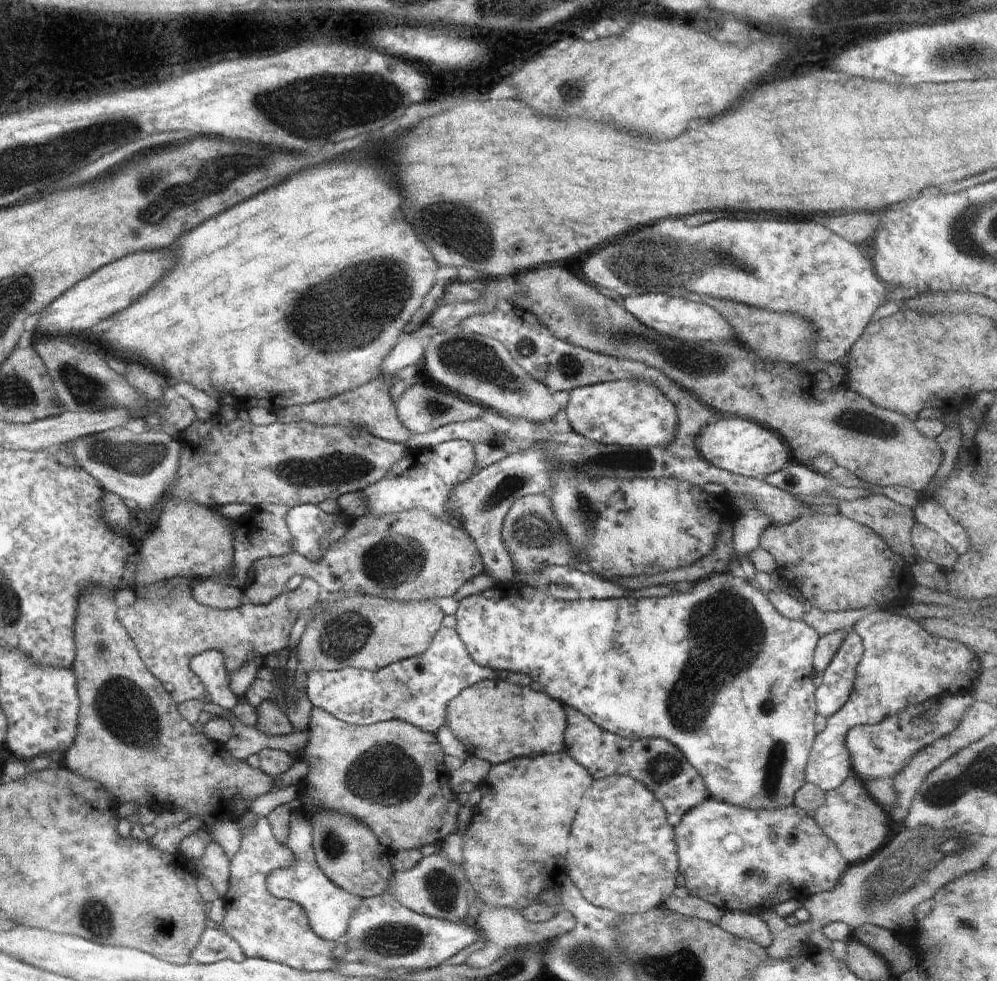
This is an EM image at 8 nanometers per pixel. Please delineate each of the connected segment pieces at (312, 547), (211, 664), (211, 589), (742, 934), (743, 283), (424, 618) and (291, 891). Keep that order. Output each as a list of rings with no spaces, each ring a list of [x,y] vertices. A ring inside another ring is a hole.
[[[295,505],[286,513],[285,521],[293,536],[293,549],[312,562],[318,562],[319,540],[329,526],[339,522],[339,514],[322,511],[318,505]]]
[[[208,649],[195,654],[190,659],[189,667],[204,685],[205,702],[225,707],[232,704],[225,654],[221,650]]]
[[[196,580],[191,590],[192,598],[207,607],[234,610],[248,602],[237,587],[228,587],[210,580]]]
[[[738,910],[725,911],[716,924],[731,935],[752,941],[764,948],[773,941],[769,926],[759,915]]]
[[[668,218],[668,220],[660,220],[656,222],[654,226],[644,226],[632,234],[626,234],[622,238],[618,238],[616,242],[610,242],[606,244],[604,248],[600,248],[598,252],[590,254],[590,258],[584,262],[584,276],[588,278],[592,285],[596,286],[598,290],[603,290],[608,295],[612,295],[616,299],[625,299],[626,297],[633,297],[634,295],[641,295],[644,293],[664,293],[670,296],[685,296],[690,294],[699,294],[700,296],[710,296],[710,298],[724,300],[733,300],[734,302],[745,304],[750,307],[756,306],[757,309],[766,309],[774,311],[775,313],[792,313],[796,316],[806,319],[811,324],[813,339],[811,340],[811,352],[813,356],[820,363],[834,364],[836,360],[846,356],[851,351],[852,345],[857,341],[857,338],[861,337],[861,334],[865,331],[865,328],[870,323],[872,314],[876,312],[876,309],[885,302],[885,296],[888,291],[892,290],[892,287],[888,287],[887,284],[879,279],[879,276],[873,269],[872,261],[870,262],[863,256],[862,251],[858,245],[851,242],[846,242],[840,236],[832,234],[826,226],[822,224],[816,224],[816,222],[792,222],[792,220],[716,220],[716,222],[708,222],[708,224],[702,224],[702,226],[688,226],[684,224],[682,220],[678,218]]]
[[[350,594],[326,605],[306,627],[296,648],[296,674],[306,677],[315,670],[337,671],[346,667],[377,671],[416,656],[430,646],[434,635],[443,628],[443,616],[436,602],[400,602]]]
[[[302,809],[300,817],[292,817],[291,814],[285,845],[297,856],[297,860],[292,866],[279,867],[272,874],[268,874],[266,887],[275,897],[290,899],[299,904],[305,910],[312,930],[320,938],[335,942],[345,934],[352,913],[355,913],[361,898],[340,888],[318,866],[313,849],[313,828],[307,815]]]

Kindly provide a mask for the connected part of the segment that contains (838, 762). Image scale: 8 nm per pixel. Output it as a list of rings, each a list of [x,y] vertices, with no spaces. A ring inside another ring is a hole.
[[[882,611],[860,618],[852,626],[860,638],[862,656],[857,666],[857,675],[850,698],[840,710],[827,718],[826,728],[816,735],[810,749],[805,768],[805,780],[820,787],[824,792],[840,786],[846,780],[848,773],[852,771],[851,758],[845,743],[847,732],[852,727],[881,723],[888,715],[897,715],[905,708],[920,704],[930,698],[960,693],[973,694],[979,683],[980,660],[969,648],[962,643],[931,635],[922,628],[918,620],[897,615],[886,617]]]

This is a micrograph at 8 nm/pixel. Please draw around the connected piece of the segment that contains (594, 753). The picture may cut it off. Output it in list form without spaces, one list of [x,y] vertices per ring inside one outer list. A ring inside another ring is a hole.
[[[564,706],[567,727],[564,731],[566,752],[582,765],[593,779],[608,775],[626,775],[640,781],[660,801],[668,822],[675,827],[691,808],[710,797],[704,781],[696,769],[687,761],[668,739],[627,739],[596,726],[592,719],[579,710]]]

